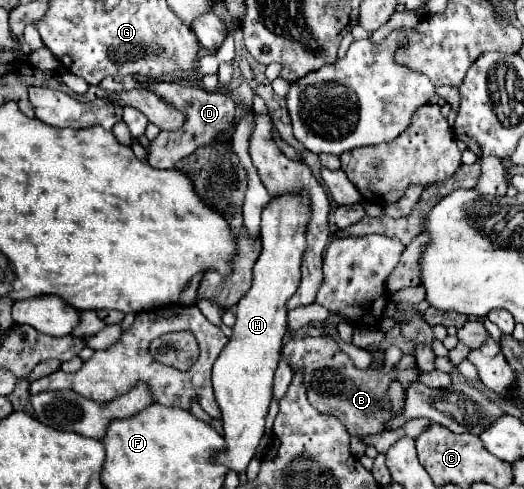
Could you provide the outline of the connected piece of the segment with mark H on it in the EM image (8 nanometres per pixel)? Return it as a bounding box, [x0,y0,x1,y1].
[212,195,308,473]

